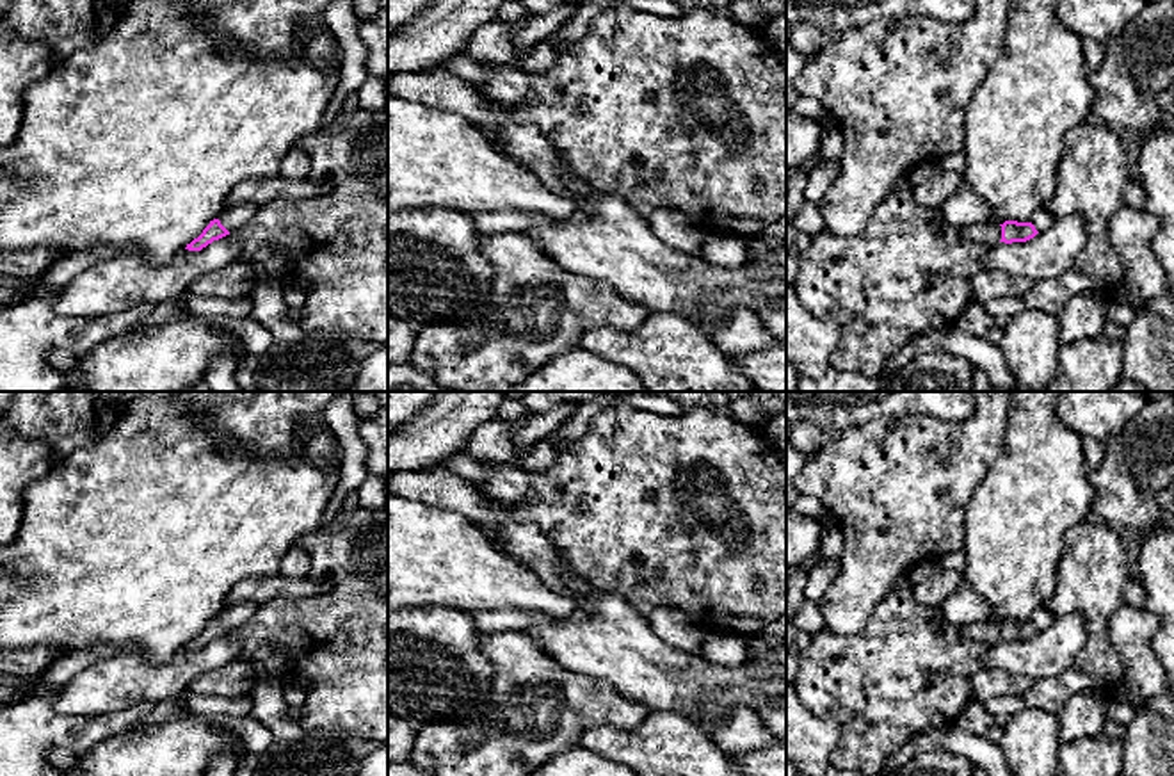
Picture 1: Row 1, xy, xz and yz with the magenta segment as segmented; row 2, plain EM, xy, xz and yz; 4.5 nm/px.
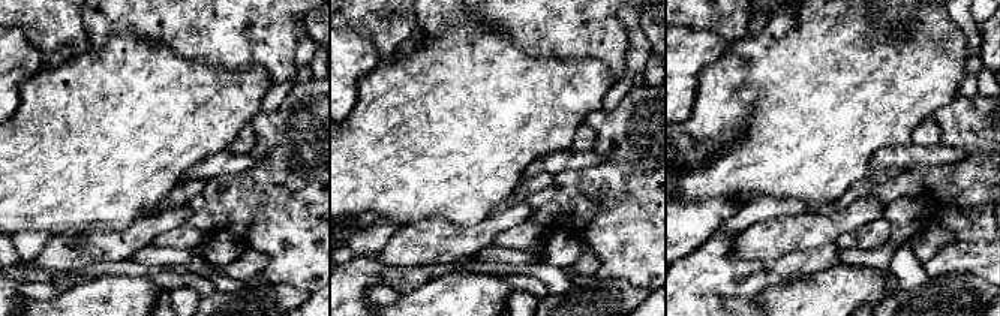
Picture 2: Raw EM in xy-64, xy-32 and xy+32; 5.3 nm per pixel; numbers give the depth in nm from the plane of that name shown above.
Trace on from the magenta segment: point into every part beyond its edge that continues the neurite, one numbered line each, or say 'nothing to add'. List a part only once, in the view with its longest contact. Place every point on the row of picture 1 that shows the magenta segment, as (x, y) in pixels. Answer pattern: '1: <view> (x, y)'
1: yz (988, 234)

